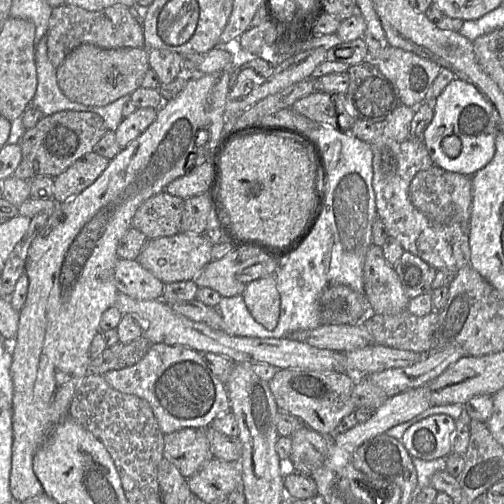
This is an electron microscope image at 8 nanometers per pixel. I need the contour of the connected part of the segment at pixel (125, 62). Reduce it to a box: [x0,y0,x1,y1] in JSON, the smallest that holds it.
[56,44,150,106]

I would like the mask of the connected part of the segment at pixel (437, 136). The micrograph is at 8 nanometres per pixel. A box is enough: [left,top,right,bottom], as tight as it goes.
[424,78,500,176]

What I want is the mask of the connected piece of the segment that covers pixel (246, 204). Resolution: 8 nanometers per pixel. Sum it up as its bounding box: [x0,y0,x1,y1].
[216,133,316,247]

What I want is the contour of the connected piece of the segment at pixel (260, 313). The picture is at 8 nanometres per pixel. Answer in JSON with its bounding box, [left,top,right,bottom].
[242,275,280,329]

